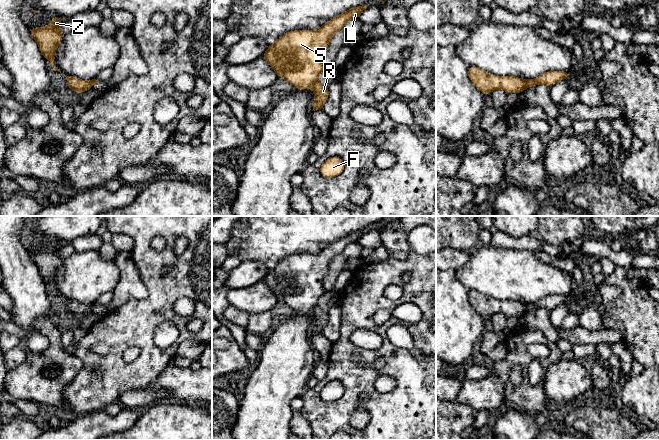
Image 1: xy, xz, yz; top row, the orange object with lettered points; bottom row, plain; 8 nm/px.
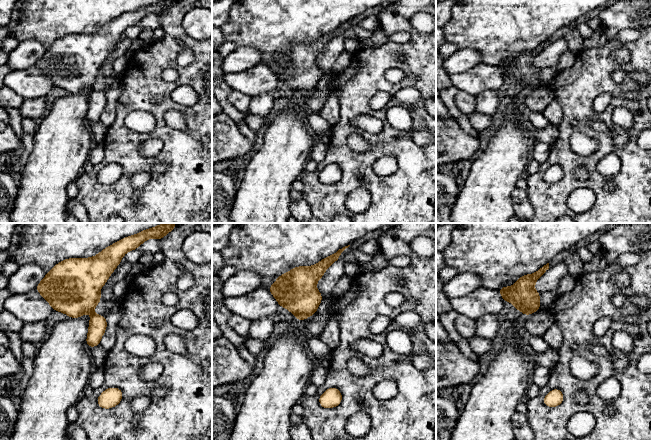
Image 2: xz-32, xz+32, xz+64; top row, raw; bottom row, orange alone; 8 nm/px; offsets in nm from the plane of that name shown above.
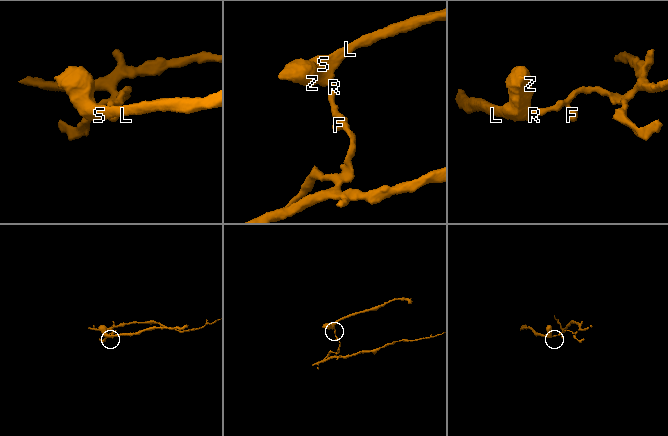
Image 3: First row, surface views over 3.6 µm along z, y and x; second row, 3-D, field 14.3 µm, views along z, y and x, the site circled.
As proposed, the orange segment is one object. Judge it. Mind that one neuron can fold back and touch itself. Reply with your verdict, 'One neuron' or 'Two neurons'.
Two neurons

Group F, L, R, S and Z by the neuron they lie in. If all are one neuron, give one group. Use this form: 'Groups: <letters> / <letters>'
Groups: F R / L S Z

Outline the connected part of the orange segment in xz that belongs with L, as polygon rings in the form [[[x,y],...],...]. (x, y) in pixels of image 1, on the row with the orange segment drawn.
[[[366,4],[349,9],[317,30],[290,31],[269,46],[262,57],[282,77],[297,89],[309,89],[325,66],[322,54],[333,35],[351,19],[357,19]]]

